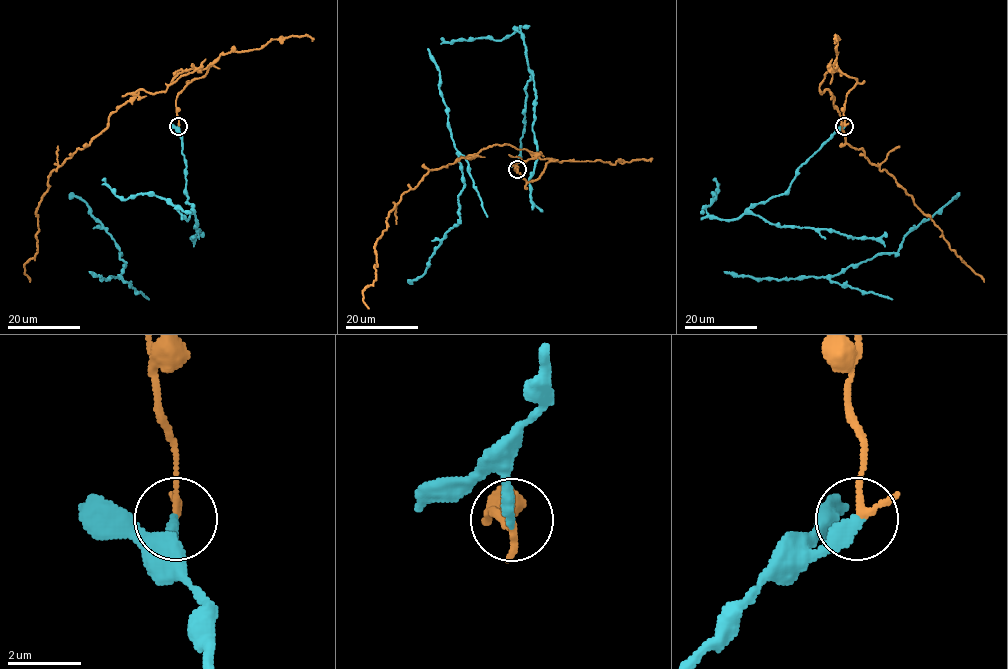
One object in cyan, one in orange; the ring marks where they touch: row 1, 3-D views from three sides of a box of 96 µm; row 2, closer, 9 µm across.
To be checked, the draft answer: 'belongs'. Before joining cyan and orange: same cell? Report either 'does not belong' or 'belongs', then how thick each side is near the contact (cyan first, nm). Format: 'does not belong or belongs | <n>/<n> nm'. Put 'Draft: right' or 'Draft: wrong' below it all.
does not belong | 400/200 nm
Draft: wrong

